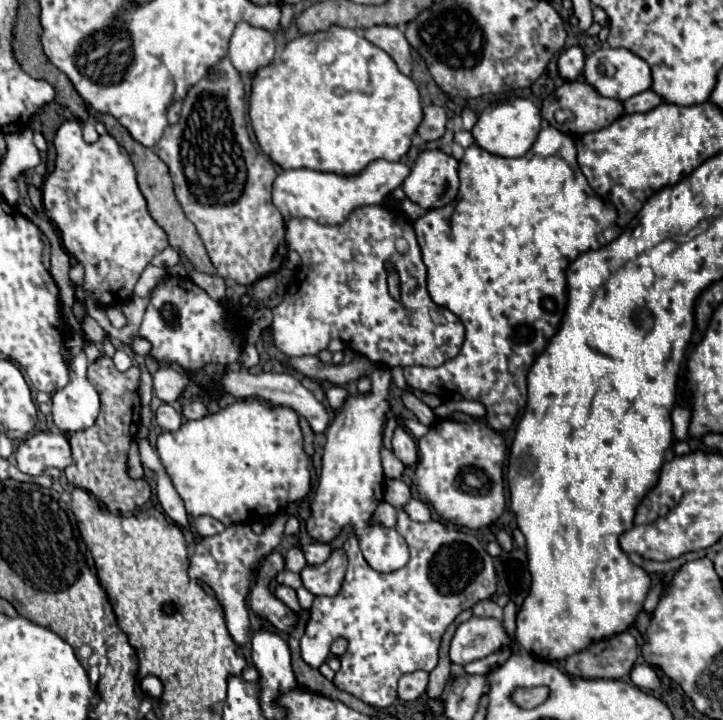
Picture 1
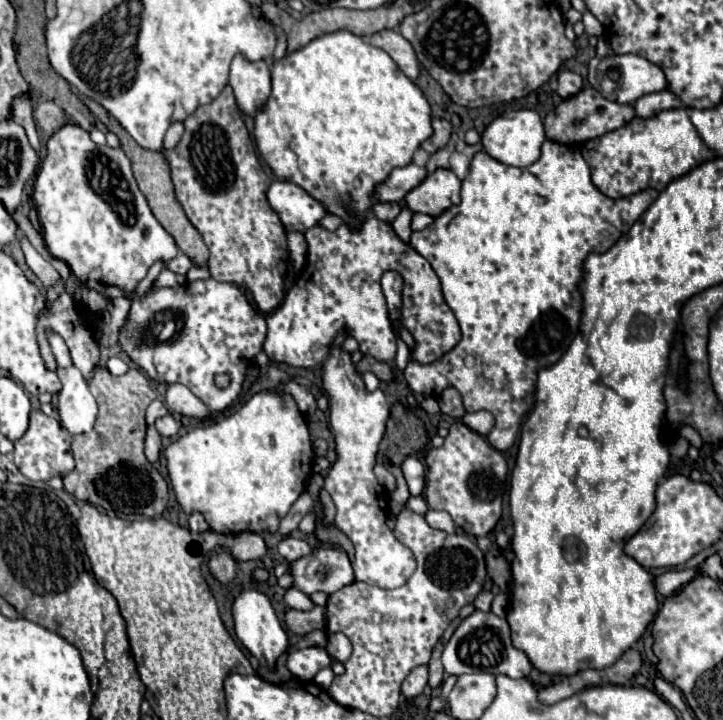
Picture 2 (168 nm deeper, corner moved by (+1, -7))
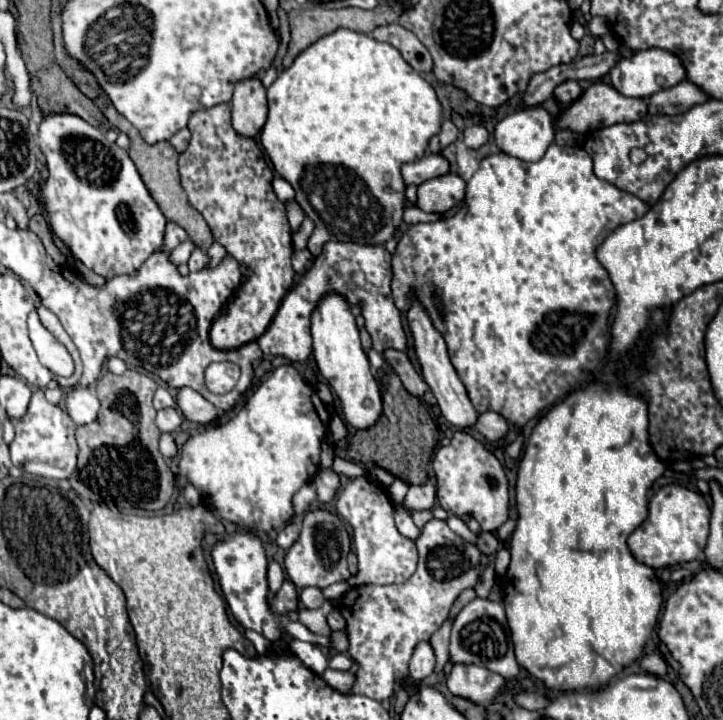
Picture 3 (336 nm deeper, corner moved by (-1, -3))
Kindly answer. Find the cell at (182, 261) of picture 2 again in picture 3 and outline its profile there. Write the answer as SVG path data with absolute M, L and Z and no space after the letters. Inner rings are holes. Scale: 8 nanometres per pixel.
M195 248L193 252L191 252L191 258L189 258L189 262L187 262L187 266L189 266L189 270L191 272L197 272L197 270L201 270L201 268L205 268L205 264L209 262L209 258L207 258L207 254L203 254L203 250L199 250L199 248Z

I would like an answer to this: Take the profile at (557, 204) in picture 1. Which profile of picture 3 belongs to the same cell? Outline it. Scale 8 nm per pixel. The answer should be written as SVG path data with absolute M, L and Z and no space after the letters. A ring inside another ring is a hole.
M553 142L547 148L545 156L537 162L523 162L523 160L513 158L509 154L503 154L503 152L485 156L479 170L467 182L463 206L453 216L437 220L437 222L411 224L403 230L403 236L401 236L397 250L393 254L393 284L391 284L391 288L393 288L395 306L401 312L407 312L409 302L417 300L425 308L425 312L433 320L433 326L443 334L443 338L447 342L451 364L455 366L461 382L465 384L467 394L469 394L475 410L477 412L487 412L487 410L499 412L509 422L509 434L505 438L501 438L501 446L511 444L517 438L517 428L525 426L541 410L549 408L553 402L557 402L567 392L571 392L577 384L587 380L587 376L589 376L587 372L593 372L597 368L597 364L601 362L601 358L605 354L605 346L607 346L607 334L609 334L607 332L607 318L609 318L609 308L615 302L615 292L613 292L613 284L611 284L611 298L609 298L609 276L603 270L603 266L597 262L595 248L617 226L645 216L647 210L649 210L649 204L643 202L641 198L637 198L625 190L619 190L605 180L599 180L593 174L591 158L587 156L587 152L581 146L559 146ZM433 292L437 292L437 294L441 292L441 300L445 306L443 324L437 324L437 304L435 304Z

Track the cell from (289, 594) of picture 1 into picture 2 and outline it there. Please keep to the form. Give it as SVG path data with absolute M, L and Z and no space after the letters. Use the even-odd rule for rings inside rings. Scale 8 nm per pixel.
M289 588L287 594L285 594L285 604L293 610L311 610L315 604L311 602L311 598L301 592L301 590L295 590L295 588Z

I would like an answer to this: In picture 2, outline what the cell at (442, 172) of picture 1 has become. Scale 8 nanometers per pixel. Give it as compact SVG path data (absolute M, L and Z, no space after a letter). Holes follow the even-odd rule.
M435 170L405 196L411 212L439 216L461 200L461 180L451 170Z

